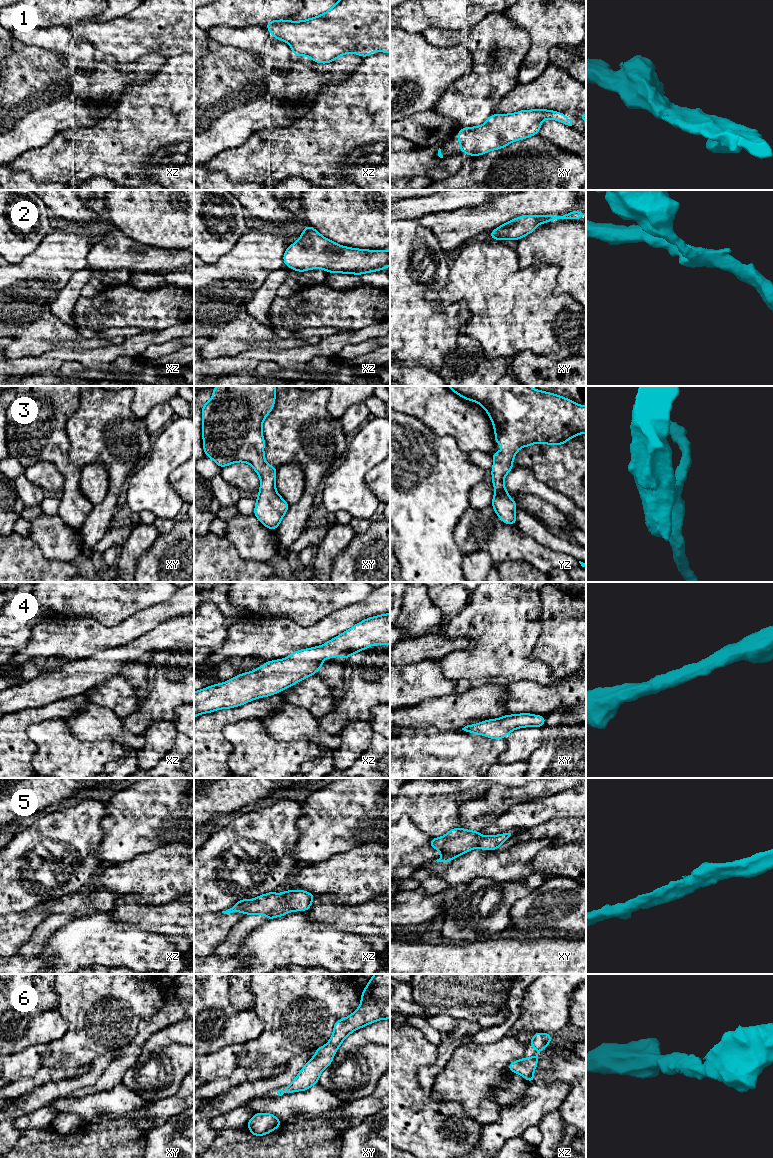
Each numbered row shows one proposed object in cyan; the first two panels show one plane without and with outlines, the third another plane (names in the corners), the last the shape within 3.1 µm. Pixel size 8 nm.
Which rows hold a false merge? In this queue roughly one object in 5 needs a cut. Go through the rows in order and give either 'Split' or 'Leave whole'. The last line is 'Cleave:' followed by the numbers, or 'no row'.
1: Leave whole
2: Leave whole
3: Leave whole
4: Leave whole
5: Leave whole
6: Leave whole
Cleave: no row

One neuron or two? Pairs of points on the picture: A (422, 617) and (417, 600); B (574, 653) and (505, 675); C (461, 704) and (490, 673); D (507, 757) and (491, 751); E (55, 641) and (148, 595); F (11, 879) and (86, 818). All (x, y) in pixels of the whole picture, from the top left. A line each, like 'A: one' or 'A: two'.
A: one
B: two
C: two
D: two
E: two
F: one

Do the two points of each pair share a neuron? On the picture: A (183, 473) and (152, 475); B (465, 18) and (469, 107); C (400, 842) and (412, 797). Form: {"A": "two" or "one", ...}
{"A": "two", "B": "two", "C": "two"}

